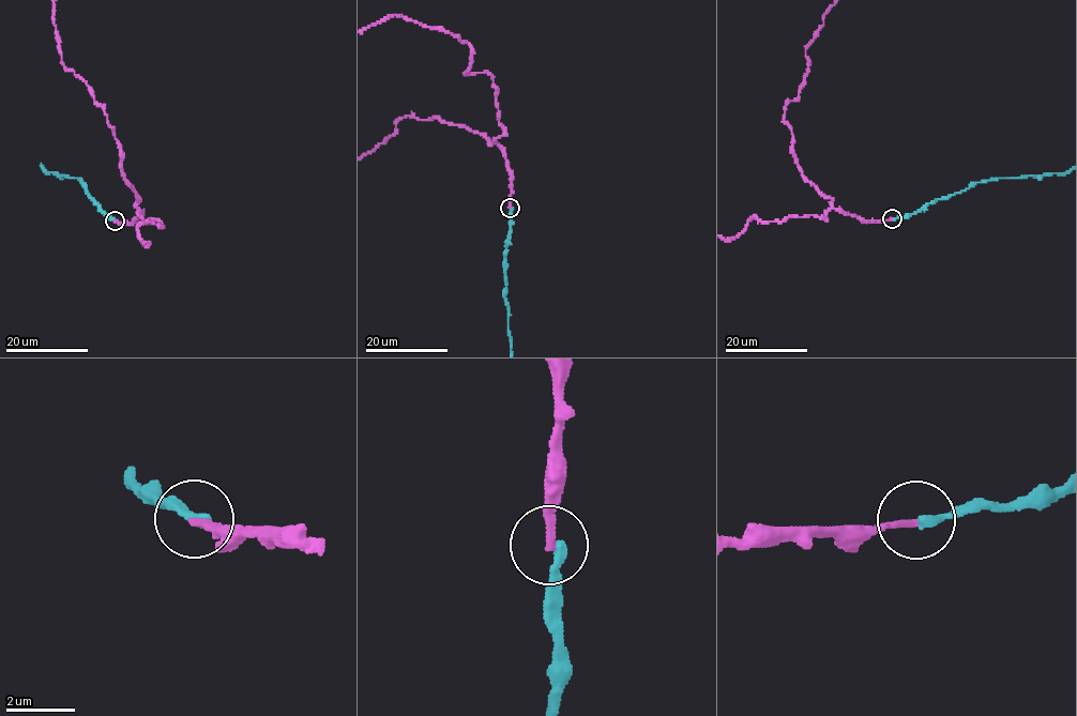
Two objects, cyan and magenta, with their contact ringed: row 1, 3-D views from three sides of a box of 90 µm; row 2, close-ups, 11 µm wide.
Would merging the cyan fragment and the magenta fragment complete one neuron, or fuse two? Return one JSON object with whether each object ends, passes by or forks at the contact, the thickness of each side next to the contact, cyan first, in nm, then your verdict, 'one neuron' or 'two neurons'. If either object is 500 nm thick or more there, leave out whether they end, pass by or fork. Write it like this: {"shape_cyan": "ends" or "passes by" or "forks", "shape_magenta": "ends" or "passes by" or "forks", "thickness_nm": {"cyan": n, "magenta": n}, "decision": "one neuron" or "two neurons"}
{"shape_cyan": "ends", "shape_magenta": "ends", "thickness_nm": {"cyan": 280, "magenta": 220}, "decision": "two neurons"}

